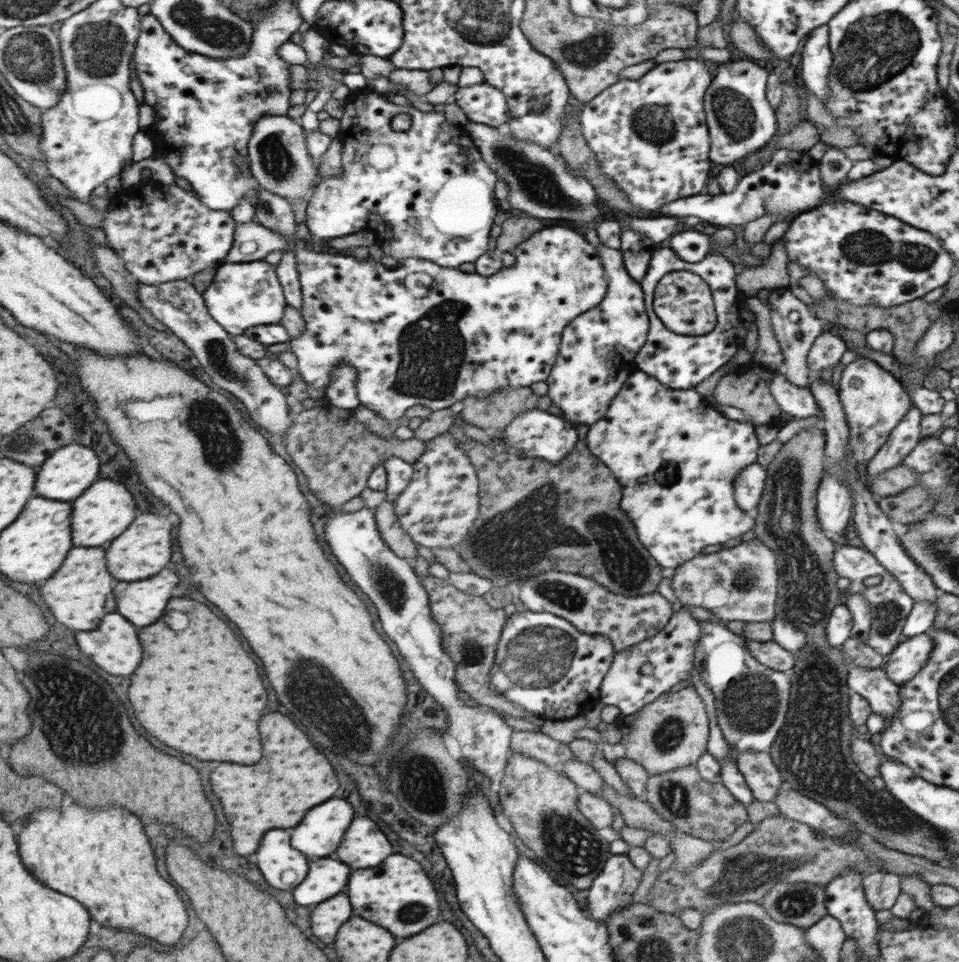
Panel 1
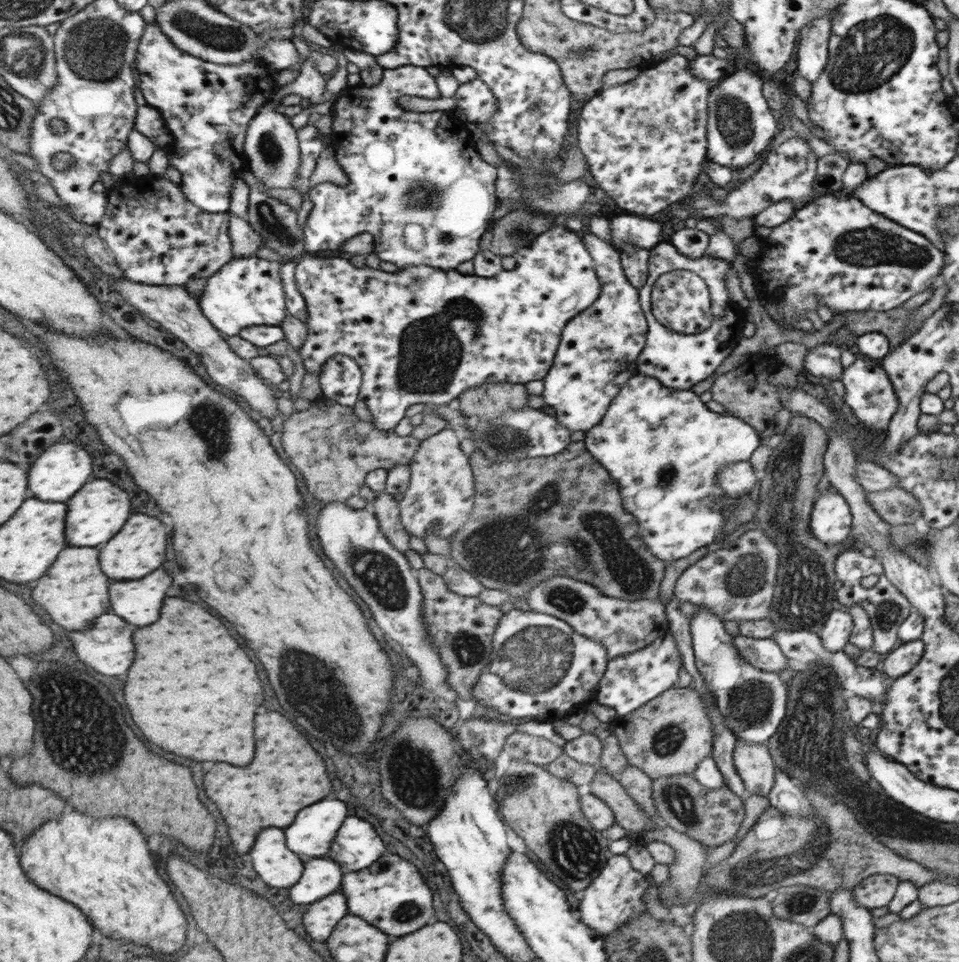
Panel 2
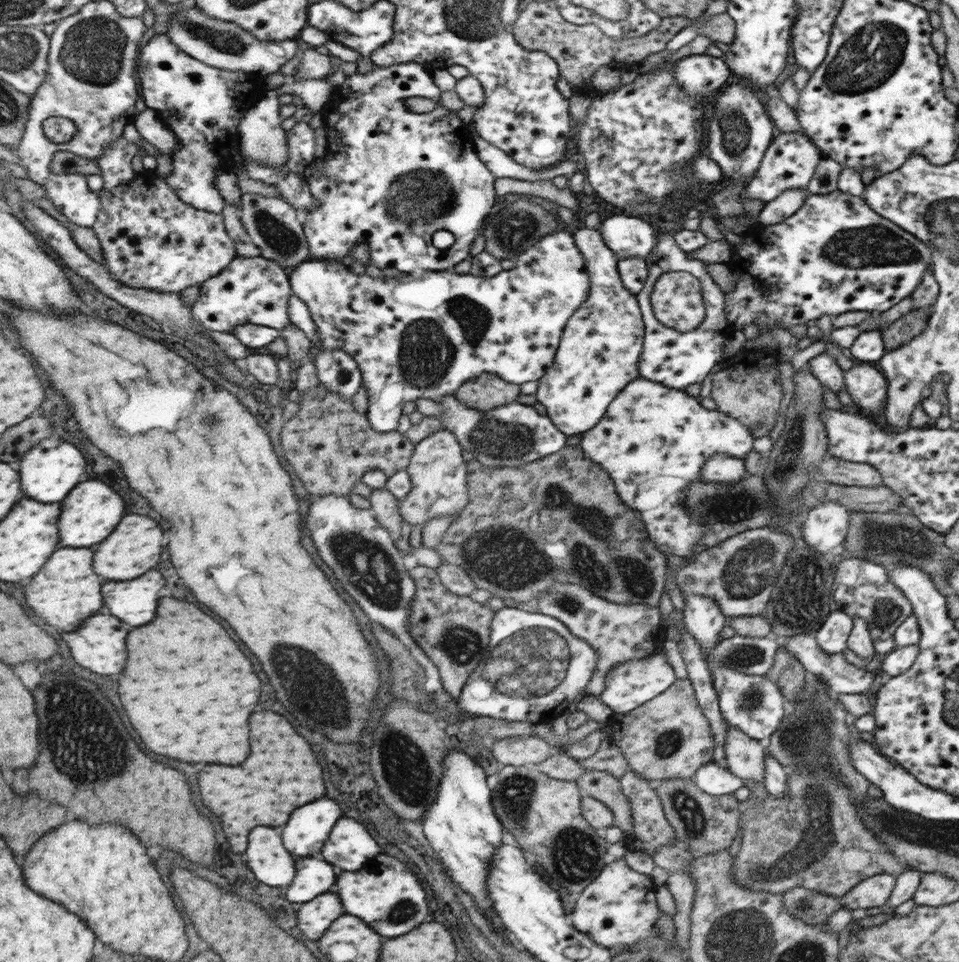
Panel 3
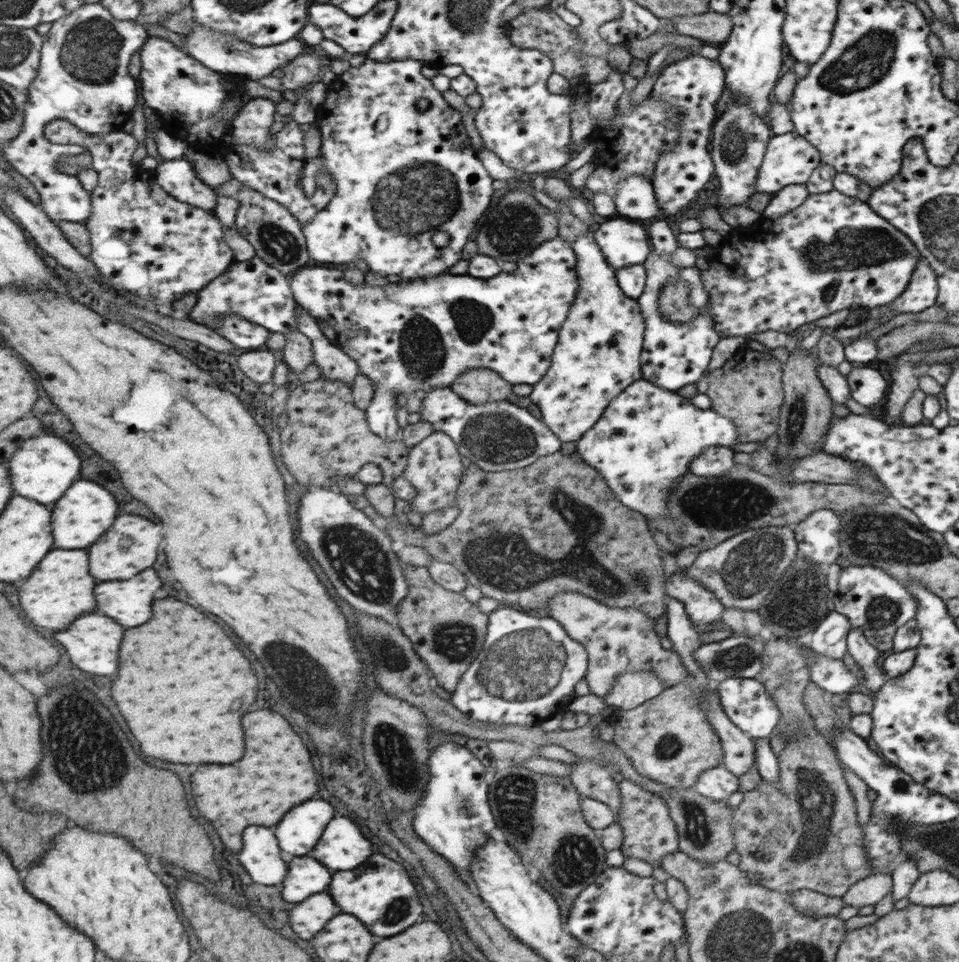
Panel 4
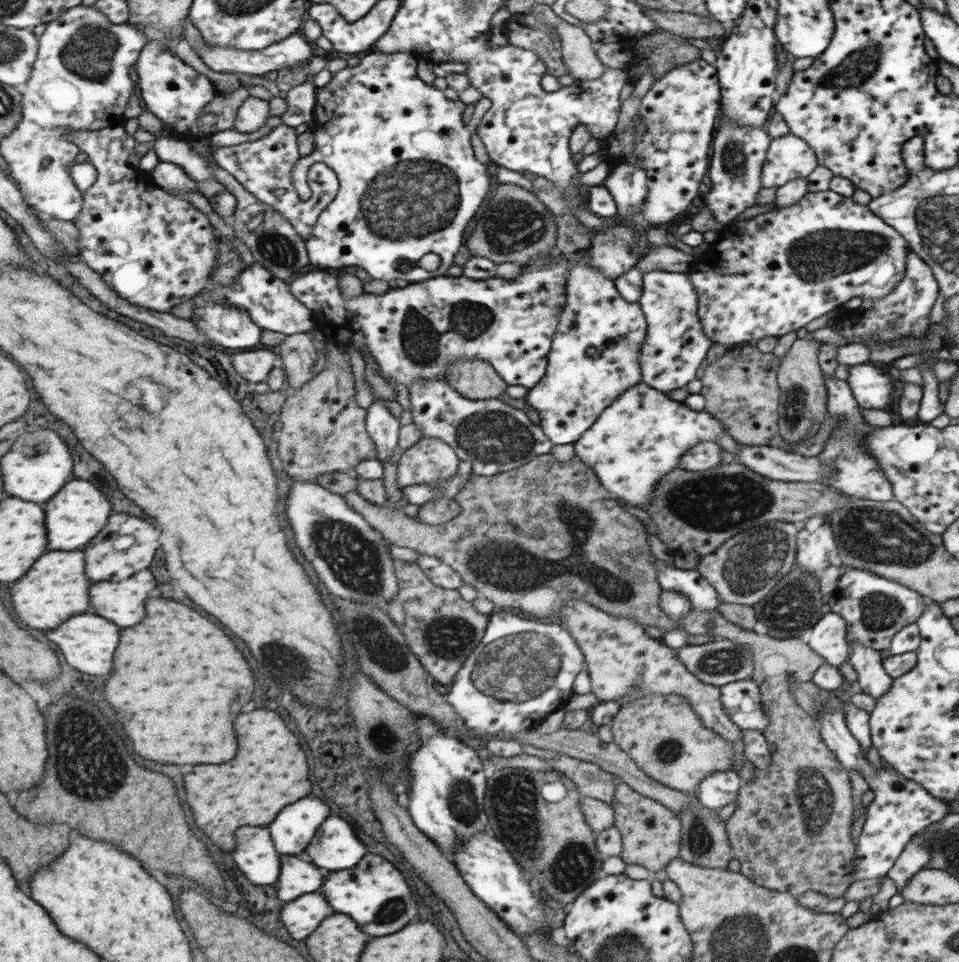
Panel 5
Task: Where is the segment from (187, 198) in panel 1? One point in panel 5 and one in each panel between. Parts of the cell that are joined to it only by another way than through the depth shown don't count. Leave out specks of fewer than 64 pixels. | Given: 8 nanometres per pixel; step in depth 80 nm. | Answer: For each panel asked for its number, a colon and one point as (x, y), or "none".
2: (159, 237)
3: (151, 239)
4: (146, 242)
5: (157, 251)

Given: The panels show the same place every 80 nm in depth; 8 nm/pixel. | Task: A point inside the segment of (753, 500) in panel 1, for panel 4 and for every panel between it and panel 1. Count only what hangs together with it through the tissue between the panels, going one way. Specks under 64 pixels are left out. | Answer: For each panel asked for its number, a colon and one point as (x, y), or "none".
2: (737, 480)
3: (721, 468)
4: (711, 462)

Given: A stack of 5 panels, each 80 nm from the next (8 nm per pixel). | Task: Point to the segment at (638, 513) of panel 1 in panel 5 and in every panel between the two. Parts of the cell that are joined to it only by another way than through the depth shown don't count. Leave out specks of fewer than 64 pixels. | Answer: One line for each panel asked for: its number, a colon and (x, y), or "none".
2: (661, 445)
3: (651, 441)
4: (642, 444)
5: (634, 442)

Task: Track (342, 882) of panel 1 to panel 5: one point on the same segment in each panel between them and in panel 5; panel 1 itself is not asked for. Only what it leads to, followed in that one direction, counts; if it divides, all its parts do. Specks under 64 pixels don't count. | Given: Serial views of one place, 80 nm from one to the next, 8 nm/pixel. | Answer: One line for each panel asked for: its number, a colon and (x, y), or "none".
2: (321, 877)
3: (314, 877)
4: (306, 877)
5: (298, 877)

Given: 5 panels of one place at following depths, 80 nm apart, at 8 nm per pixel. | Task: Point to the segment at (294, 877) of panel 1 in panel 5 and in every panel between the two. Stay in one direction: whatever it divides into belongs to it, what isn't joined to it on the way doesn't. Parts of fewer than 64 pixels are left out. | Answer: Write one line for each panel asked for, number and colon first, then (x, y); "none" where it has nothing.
2: (280, 867)
3: (268, 858)
4: (261, 855)
5: (256, 856)

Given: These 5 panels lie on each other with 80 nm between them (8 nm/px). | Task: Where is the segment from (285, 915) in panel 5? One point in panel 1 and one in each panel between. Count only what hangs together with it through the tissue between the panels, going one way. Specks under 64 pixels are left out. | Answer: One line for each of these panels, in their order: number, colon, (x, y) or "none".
1: (326, 919)
2: (321, 918)
3: (315, 918)
4: (308, 918)

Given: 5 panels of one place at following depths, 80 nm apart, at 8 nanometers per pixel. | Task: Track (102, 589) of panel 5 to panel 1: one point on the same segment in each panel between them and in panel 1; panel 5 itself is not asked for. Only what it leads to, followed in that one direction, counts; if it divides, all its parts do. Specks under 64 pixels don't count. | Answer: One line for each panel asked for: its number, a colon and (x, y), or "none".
1: (144, 602)
2: (140, 602)
3: (135, 602)
4: (130, 602)

